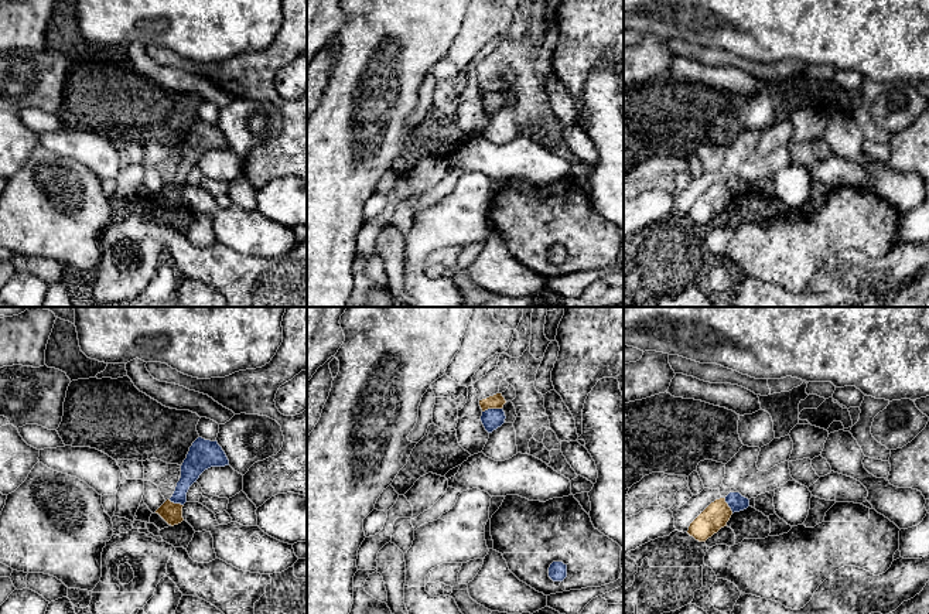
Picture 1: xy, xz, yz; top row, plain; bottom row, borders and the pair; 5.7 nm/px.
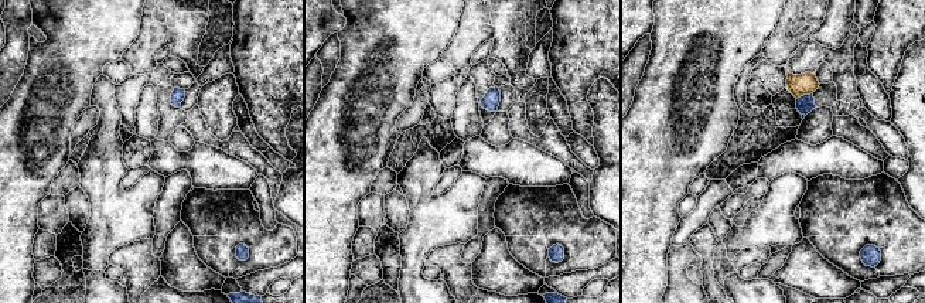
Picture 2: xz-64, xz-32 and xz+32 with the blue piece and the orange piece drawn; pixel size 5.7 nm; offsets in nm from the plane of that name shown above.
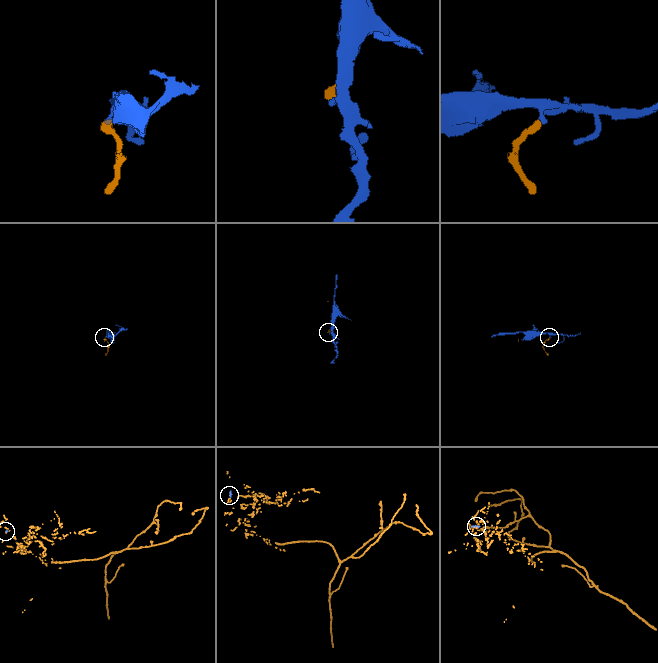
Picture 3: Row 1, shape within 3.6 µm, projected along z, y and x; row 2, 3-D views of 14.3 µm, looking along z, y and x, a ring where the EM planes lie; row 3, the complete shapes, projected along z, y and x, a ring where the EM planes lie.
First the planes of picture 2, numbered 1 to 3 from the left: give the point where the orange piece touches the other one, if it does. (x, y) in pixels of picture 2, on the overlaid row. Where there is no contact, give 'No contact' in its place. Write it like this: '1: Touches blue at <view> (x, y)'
1: No contact
2: Touches blue at xz-32 (492, 88)
3: Touches blue at xz+32 (804, 95)

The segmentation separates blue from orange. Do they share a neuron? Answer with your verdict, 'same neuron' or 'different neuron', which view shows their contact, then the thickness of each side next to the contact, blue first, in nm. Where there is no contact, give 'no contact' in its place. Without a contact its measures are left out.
different neuron; contact in xz; calibres 120 and 80 nm

